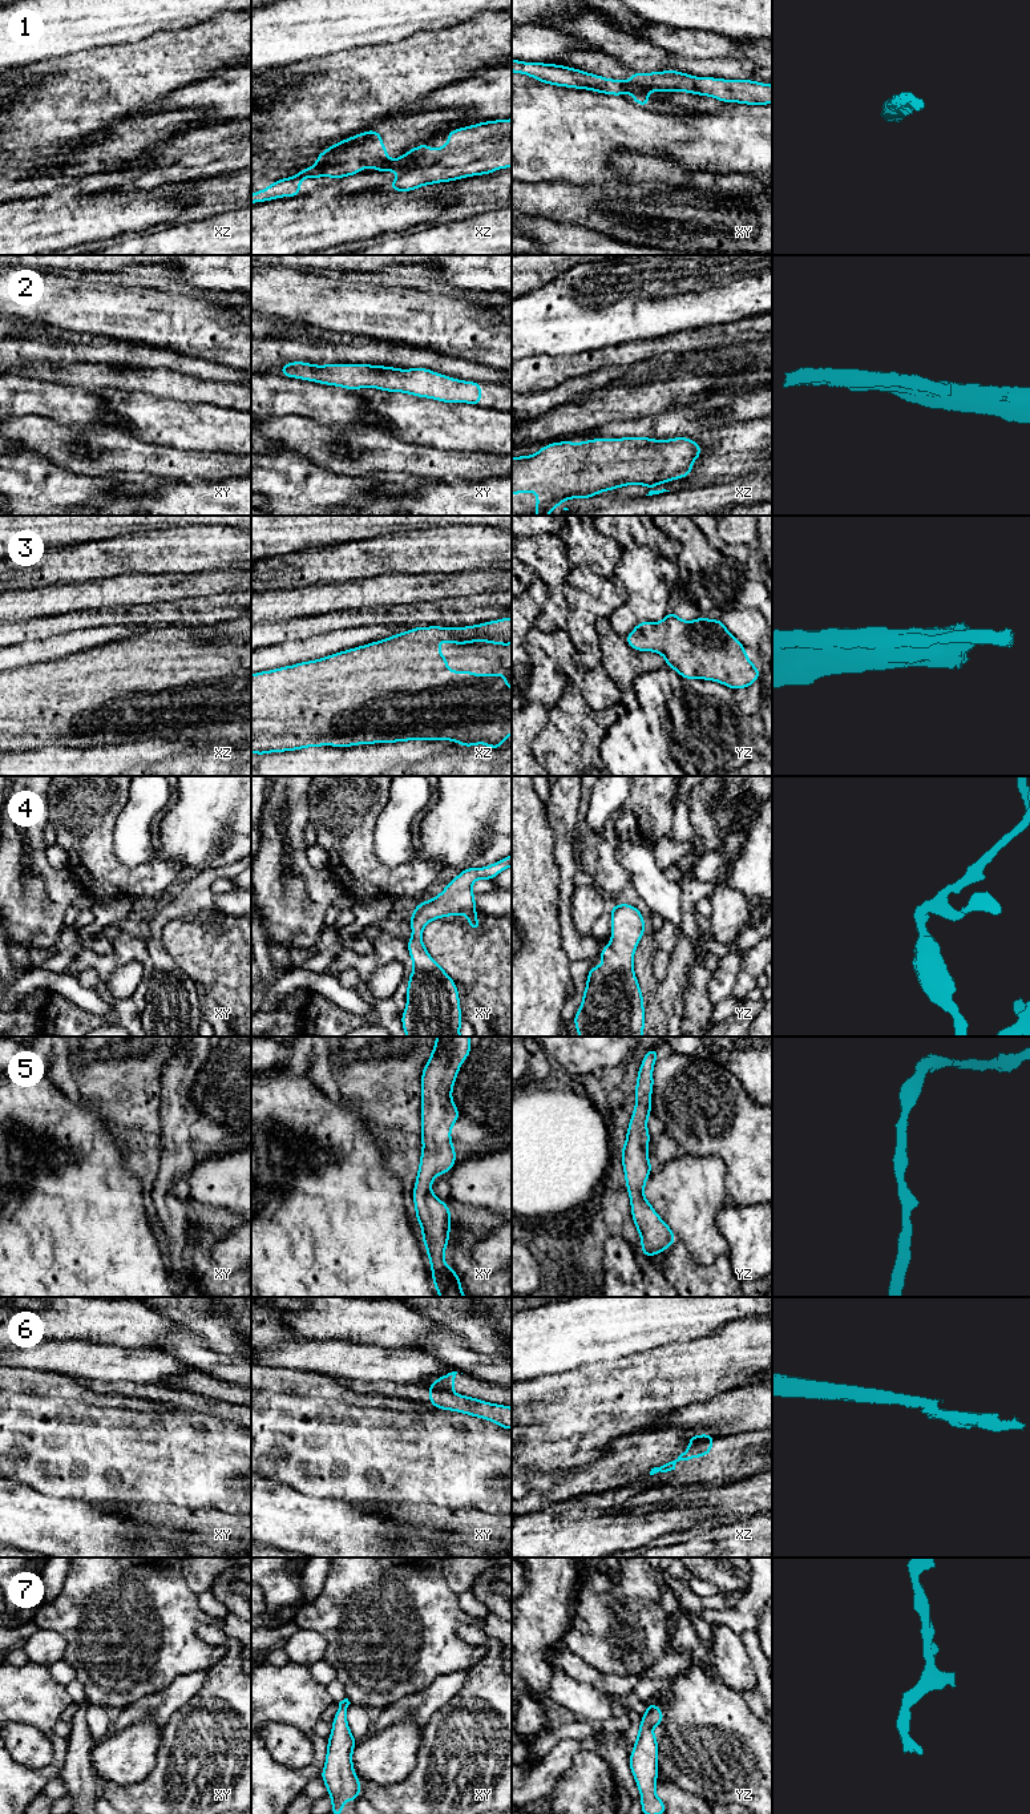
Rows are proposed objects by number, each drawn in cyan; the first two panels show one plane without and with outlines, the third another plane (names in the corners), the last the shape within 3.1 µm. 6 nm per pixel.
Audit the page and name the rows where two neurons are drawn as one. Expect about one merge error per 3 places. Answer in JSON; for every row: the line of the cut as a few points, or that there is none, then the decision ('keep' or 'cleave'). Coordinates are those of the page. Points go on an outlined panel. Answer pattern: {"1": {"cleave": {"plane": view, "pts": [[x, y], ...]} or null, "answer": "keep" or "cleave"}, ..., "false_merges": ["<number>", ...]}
{"1": {"cleave": {"plane": "xy", "pts": [[629, 81], [649, 91]]}, "answer": "cleave"}, "2": {"cleave": null, "answer": "keep"}, "3": {"cleave": null, "answer": "keep"}, "4": {"cleave": null, "answer": "keep"}, "5": {"cleave": null, "answer": "keep"}, "6": {"cleave": {"plane": "xy", "pts": [[429, 1386], [451, 1392]]}, "answer": "cleave"}, "7": {"cleave": null, "answer": "keep"}, "false_merges": ["1", "6"]}

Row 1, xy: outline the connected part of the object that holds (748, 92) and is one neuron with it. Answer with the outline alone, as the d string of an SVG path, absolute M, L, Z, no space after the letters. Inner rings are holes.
M678 70L642 73L634 72L633 85L655 92L687 92L698 96L710 96L722 102L748 105L772 104L772 85L754 80L723 80L714 77L694 77Z

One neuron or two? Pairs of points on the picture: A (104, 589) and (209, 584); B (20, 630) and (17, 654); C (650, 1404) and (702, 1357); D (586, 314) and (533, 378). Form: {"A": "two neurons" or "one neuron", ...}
{"A": "one neuron", "B": "two neurons", "C": "one neuron", "D": "two neurons"}

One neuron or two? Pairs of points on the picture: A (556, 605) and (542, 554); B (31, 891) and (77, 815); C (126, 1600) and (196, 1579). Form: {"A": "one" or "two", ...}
{"A": "one", "B": "two", "C": "two"}

